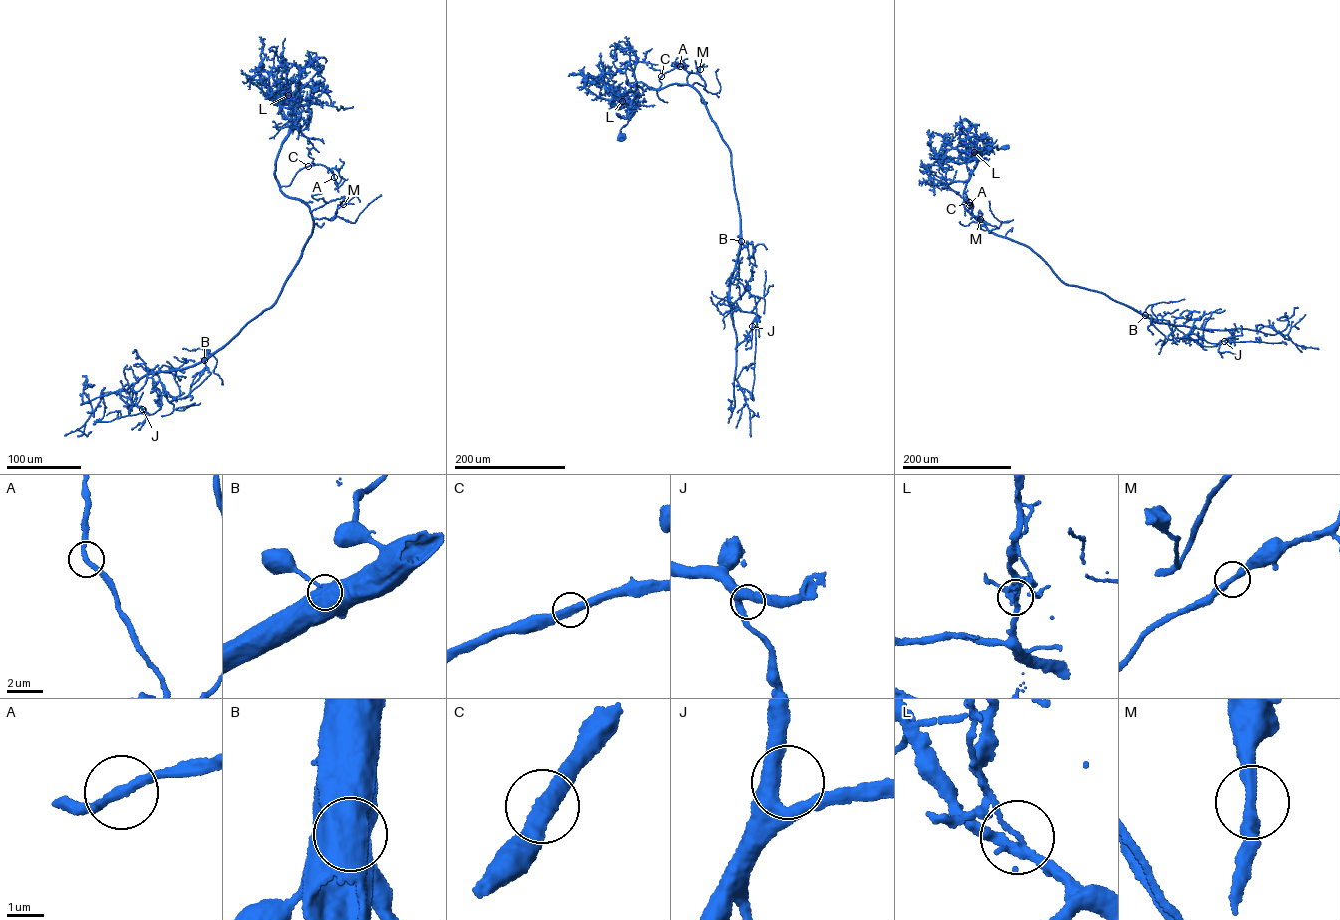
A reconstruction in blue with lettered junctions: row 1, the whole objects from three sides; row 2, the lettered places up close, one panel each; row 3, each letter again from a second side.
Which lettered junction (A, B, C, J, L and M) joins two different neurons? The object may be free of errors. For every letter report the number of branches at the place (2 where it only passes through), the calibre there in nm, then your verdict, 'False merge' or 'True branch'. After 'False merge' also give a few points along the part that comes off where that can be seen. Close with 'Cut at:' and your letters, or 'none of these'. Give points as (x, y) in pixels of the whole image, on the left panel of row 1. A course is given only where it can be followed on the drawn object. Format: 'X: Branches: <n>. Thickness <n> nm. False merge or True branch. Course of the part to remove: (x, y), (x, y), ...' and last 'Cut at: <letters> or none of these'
A: Branches: 2. Thickness 280 nm. True branch
B: Branches: 3. Thickness 440 nm. True branch
C: Branches: 2. Thickness 400 nm. True branch
J: Branches: 2. Thickness 500 nm. True branch
L: Branches: 3. Thickness 200 nm. False merge
M: Branches: 2. Thickness 320 nm. True branch
Cut at: L

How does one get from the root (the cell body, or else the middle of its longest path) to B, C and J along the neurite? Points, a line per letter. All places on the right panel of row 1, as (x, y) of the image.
B: (1005, 147), (978, 160), (963, 193), (965, 209), (979, 226), (1029, 246), (1065, 283), (1145, 315)
C: (1005, 147), (997, 149), (997, 145), (983, 154), (968, 179), (948, 184), (947, 187), (969, 202)
J: (1005, 147), (983, 154), (963, 193), (979, 226), (1029, 246), (1066, 284), (1159, 322), (1234, 329), (1224, 341)

